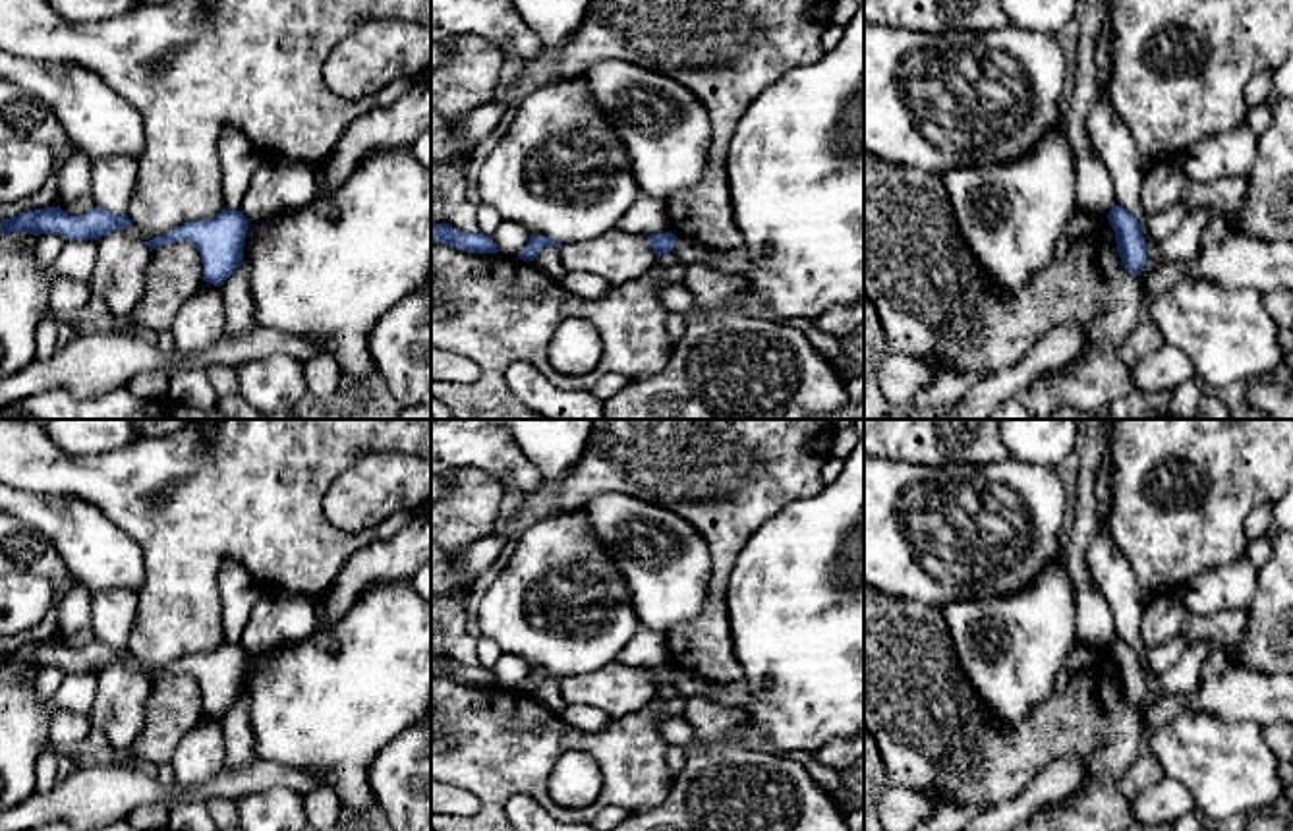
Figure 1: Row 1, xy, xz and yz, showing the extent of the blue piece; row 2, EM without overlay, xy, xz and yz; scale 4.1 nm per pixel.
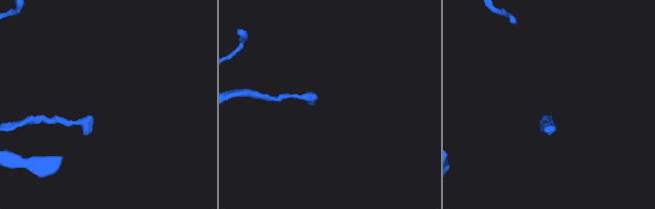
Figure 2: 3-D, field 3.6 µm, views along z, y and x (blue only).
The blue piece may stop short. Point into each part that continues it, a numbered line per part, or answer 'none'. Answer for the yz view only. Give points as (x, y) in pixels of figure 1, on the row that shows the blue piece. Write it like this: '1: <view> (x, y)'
none

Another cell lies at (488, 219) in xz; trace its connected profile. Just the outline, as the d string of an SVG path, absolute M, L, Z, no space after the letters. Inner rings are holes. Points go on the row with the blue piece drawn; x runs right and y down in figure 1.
M479 203L477 226L483 236L493 236L501 222L503 222L503 216L497 213L497 209L485 203Z

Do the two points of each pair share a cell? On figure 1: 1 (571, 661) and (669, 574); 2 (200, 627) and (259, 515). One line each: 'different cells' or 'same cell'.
1: different cells
2: same cell

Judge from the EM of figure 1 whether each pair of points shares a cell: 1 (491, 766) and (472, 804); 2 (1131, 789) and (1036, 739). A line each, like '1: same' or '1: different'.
1: different
2: different

